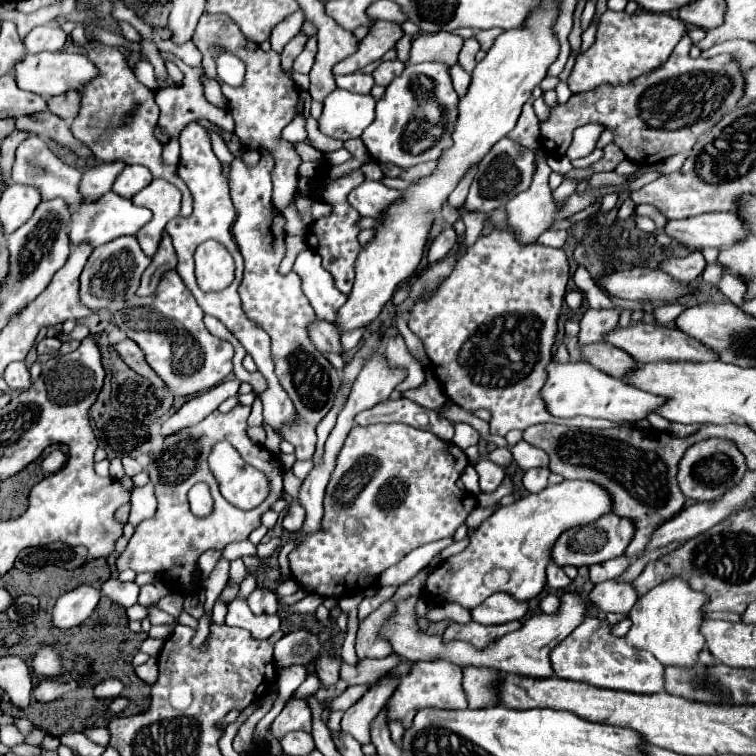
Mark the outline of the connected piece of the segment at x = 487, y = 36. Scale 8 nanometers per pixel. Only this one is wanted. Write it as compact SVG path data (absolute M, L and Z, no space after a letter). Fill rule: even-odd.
M485 29L485 31L477 31L475 39L479 41L479 45L481 45L483 51L489 51L489 47L493 45L493 41L495 41L495 37L499 33L501 33L501 29Z

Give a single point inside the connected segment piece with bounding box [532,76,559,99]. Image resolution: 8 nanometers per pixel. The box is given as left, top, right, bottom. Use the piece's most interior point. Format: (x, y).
(548, 83)

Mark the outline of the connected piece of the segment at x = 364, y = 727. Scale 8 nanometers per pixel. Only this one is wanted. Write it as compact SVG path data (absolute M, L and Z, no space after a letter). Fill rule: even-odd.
M383 679L377 685L373 685L355 705L351 705L345 711L341 719L341 731L351 733L361 745L369 743L371 721L375 719L377 711L387 703L387 699L393 695L397 685L399 685L397 679Z

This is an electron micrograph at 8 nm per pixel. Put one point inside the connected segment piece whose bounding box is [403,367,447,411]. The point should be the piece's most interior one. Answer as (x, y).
(430, 395)

